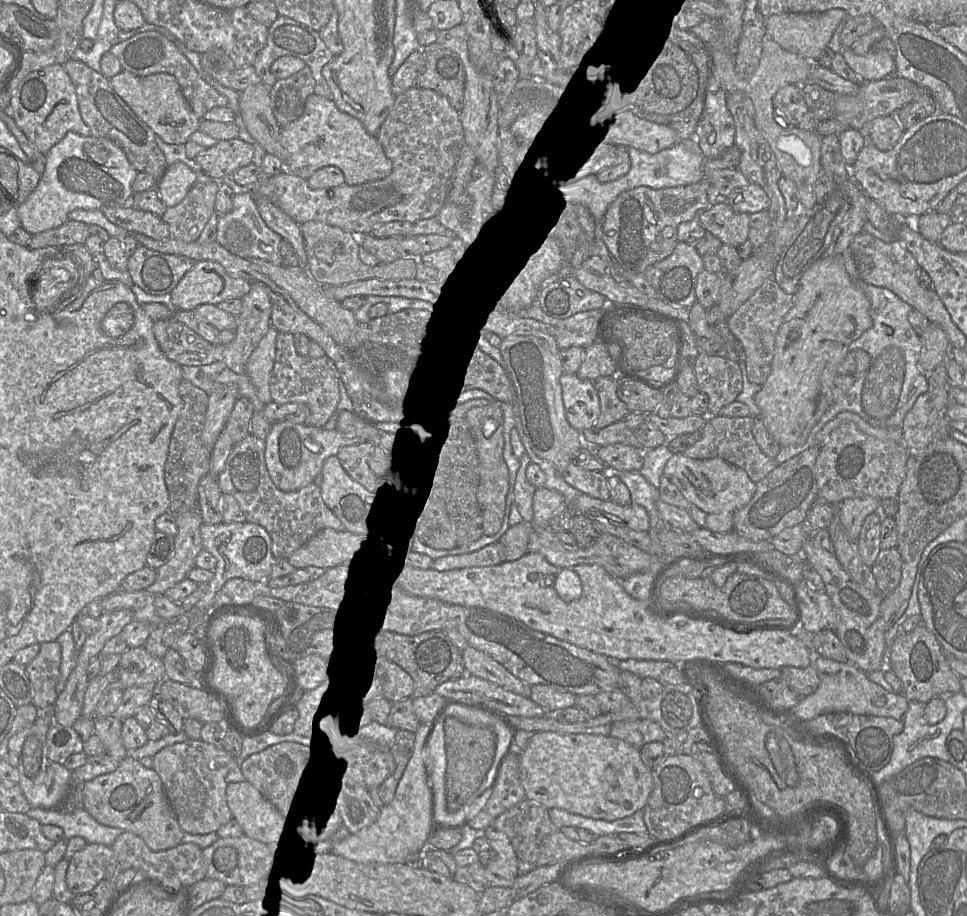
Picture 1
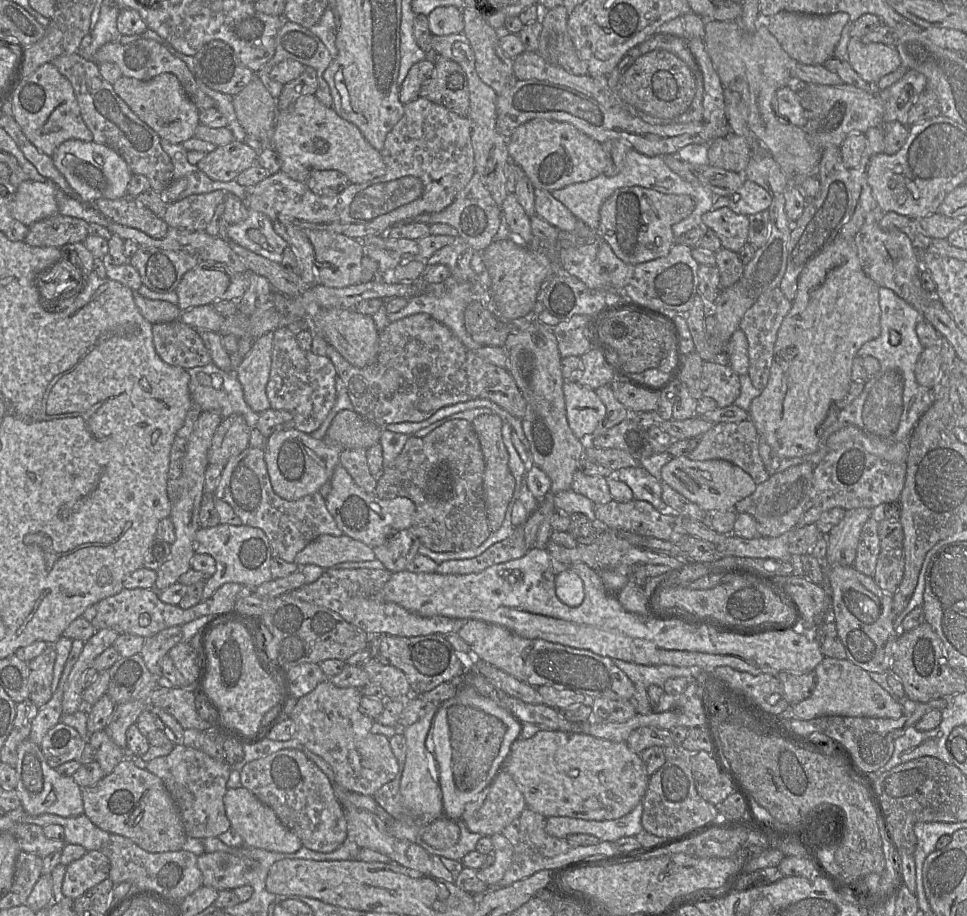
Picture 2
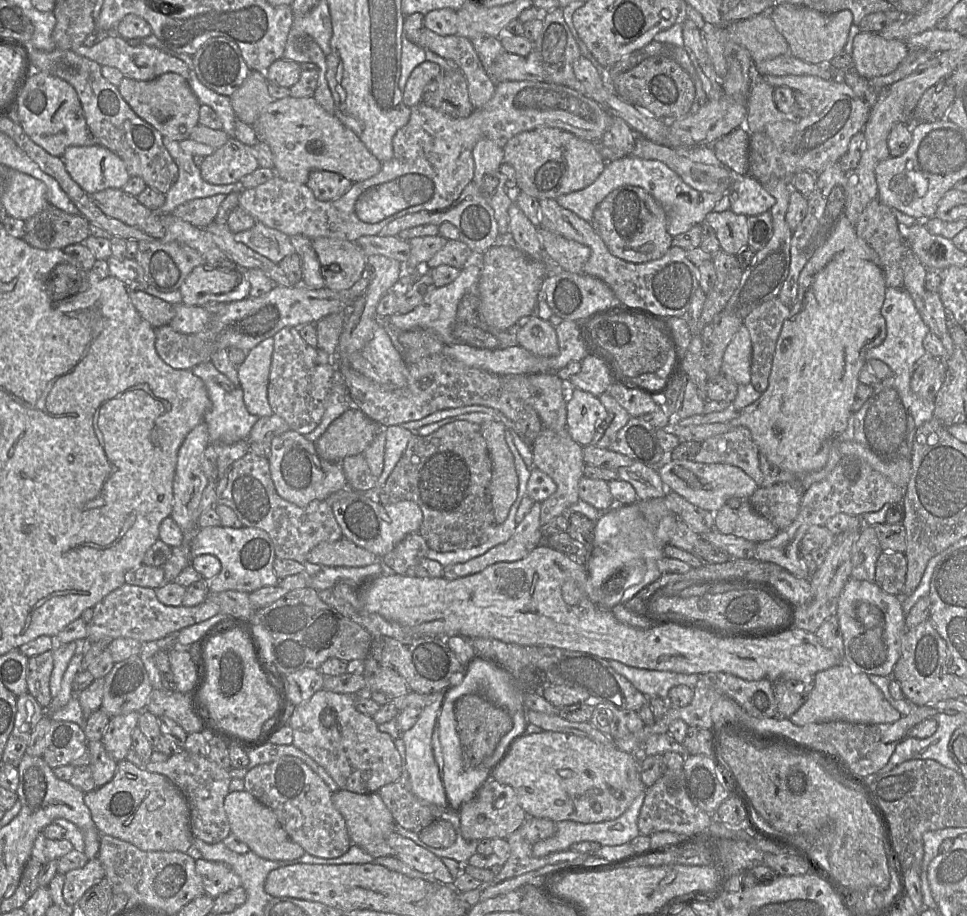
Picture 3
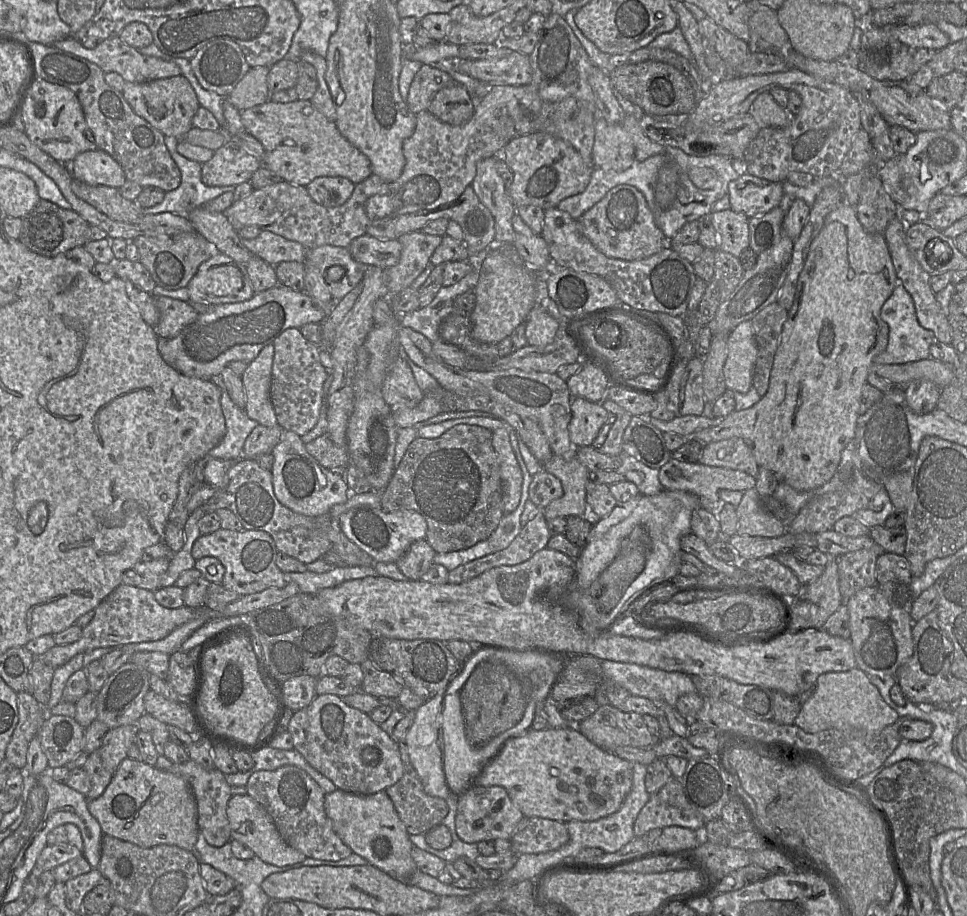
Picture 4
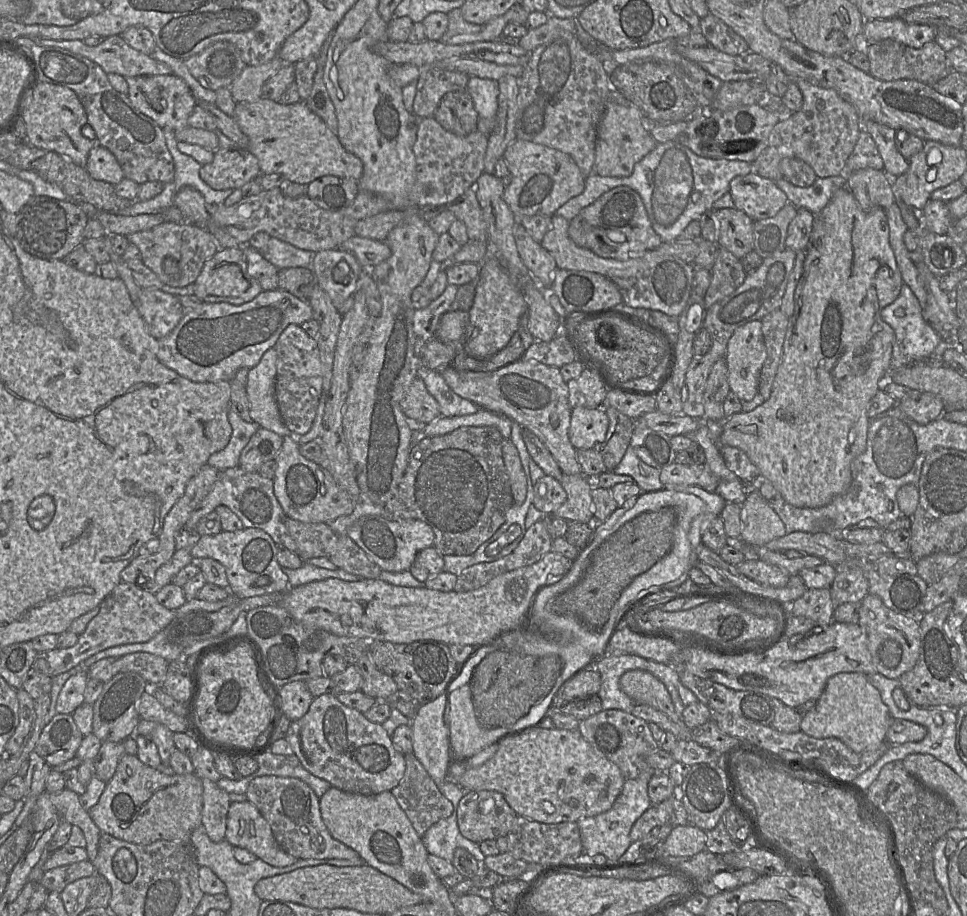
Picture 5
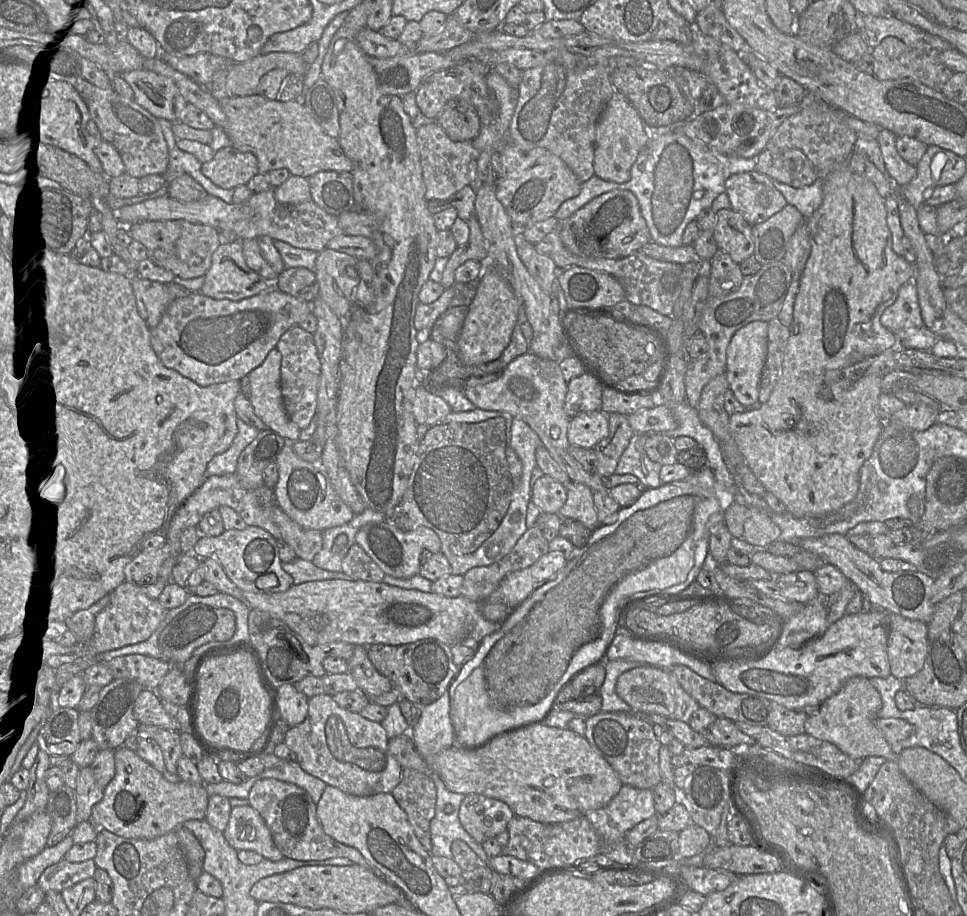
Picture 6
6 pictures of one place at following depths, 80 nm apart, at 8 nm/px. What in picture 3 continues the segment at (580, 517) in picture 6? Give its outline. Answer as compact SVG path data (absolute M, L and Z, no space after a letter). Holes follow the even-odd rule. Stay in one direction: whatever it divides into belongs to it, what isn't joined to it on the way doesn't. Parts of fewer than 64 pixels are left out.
M543 428L532 443L533 466L550 476L557 485L556 491L541 503L540 524L545 527L553 518L567 514L569 508L580 498L578 493L579 480L584 476L583 447L575 442L565 429L555 432Z

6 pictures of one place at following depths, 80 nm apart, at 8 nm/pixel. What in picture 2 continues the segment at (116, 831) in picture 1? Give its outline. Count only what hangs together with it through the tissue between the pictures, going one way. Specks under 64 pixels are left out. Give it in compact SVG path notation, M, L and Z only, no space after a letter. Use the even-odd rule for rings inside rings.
M21 806L6 815L14 822L34 824L42 828L60 825L65 831L65 843L81 845L86 851L101 850L111 834L92 823L85 813L76 817L61 817L54 814L31 816Z

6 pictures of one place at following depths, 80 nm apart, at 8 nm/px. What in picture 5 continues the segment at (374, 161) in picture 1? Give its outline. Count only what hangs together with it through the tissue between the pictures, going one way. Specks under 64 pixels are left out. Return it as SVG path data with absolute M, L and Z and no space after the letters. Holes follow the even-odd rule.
M262 97L255 102L240 102L235 105L233 119L249 139L248 151L258 159L261 174L280 173L288 182L305 185L326 175L359 180L363 174L362 161L343 147L337 134L310 110L305 101L284 105Z

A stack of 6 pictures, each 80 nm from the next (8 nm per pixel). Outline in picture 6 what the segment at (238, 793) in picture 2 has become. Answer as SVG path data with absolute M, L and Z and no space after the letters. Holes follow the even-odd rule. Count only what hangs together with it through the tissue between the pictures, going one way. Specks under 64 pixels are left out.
M249 804L231 809L223 834L229 845L237 851L254 851L271 861L280 861L284 858L275 845L264 819Z

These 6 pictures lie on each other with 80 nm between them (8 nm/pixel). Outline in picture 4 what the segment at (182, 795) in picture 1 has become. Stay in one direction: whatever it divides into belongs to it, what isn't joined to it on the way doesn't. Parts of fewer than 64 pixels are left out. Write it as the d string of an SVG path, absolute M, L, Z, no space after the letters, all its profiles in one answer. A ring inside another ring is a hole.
M188 760L182 764L172 764L168 772L185 779L191 786L197 805L197 824L206 842L214 847L221 847L230 842L231 832L227 817L227 804L231 798L231 786L225 775L217 770L206 770L196 762Z

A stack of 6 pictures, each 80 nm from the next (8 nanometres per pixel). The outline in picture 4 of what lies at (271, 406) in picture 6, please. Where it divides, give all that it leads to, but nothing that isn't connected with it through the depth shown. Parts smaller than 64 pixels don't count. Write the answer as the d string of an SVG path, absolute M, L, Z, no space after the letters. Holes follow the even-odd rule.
M268 344L248 363L241 376L246 398L244 410L247 416L267 427L278 424L270 399L273 357L274 346Z

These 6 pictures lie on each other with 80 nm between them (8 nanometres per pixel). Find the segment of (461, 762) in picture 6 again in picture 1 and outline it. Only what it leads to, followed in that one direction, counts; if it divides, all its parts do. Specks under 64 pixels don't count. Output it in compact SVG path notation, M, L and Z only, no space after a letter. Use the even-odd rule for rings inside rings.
M538 731L530 739L527 748L520 752L520 779L526 793L526 798L534 800L543 806L550 808L562 808L571 813L583 816L614 821L634 814L637 810L643 809L653 790L654 783L652 770L642 760L640 749L626 742L625 740L611 735L589 734L589 733L564 733L557 731Z

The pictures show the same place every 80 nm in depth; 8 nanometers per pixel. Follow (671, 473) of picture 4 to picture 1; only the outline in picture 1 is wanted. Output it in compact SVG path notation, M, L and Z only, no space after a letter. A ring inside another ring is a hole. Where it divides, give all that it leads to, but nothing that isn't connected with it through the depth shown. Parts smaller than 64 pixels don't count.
M674 454L663 469L665 475L684 498L706 514L734 513L746 506L756 491L754 483L742 468L722 458L693 459Z

